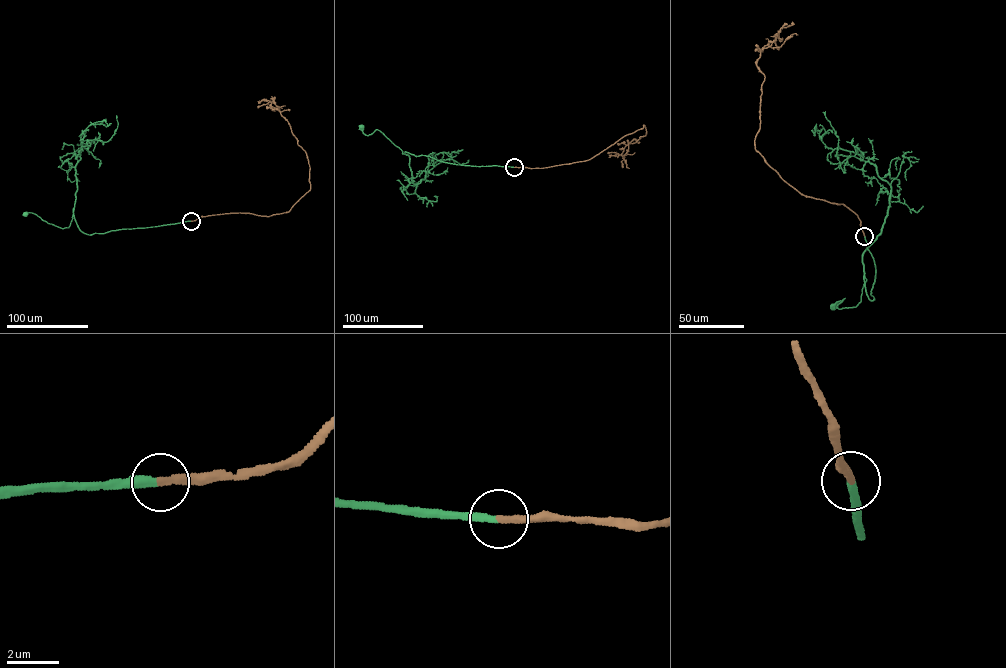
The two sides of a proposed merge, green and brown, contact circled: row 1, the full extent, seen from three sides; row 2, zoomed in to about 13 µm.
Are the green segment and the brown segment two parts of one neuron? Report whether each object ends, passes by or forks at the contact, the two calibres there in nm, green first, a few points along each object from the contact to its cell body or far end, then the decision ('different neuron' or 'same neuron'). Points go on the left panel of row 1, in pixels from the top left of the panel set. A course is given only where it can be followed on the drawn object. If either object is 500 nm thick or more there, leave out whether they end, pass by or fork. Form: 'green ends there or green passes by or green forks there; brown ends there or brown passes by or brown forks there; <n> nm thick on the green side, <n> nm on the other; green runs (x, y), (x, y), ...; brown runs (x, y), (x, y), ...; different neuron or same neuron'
green ends there; brown ends there; 320 nm thick on the green side, 280 nm on the other; green runs (191, 221), (89, 235), (79, 229), (73, 213), (69, 226), (63, 228), (33, 213), (26, 214); brown runs (191, 221), (231, 213), (268, 216), (286, 212), (310, 188), (306, 152), (287, 120), (272, 102), (258, 101); same neuron

